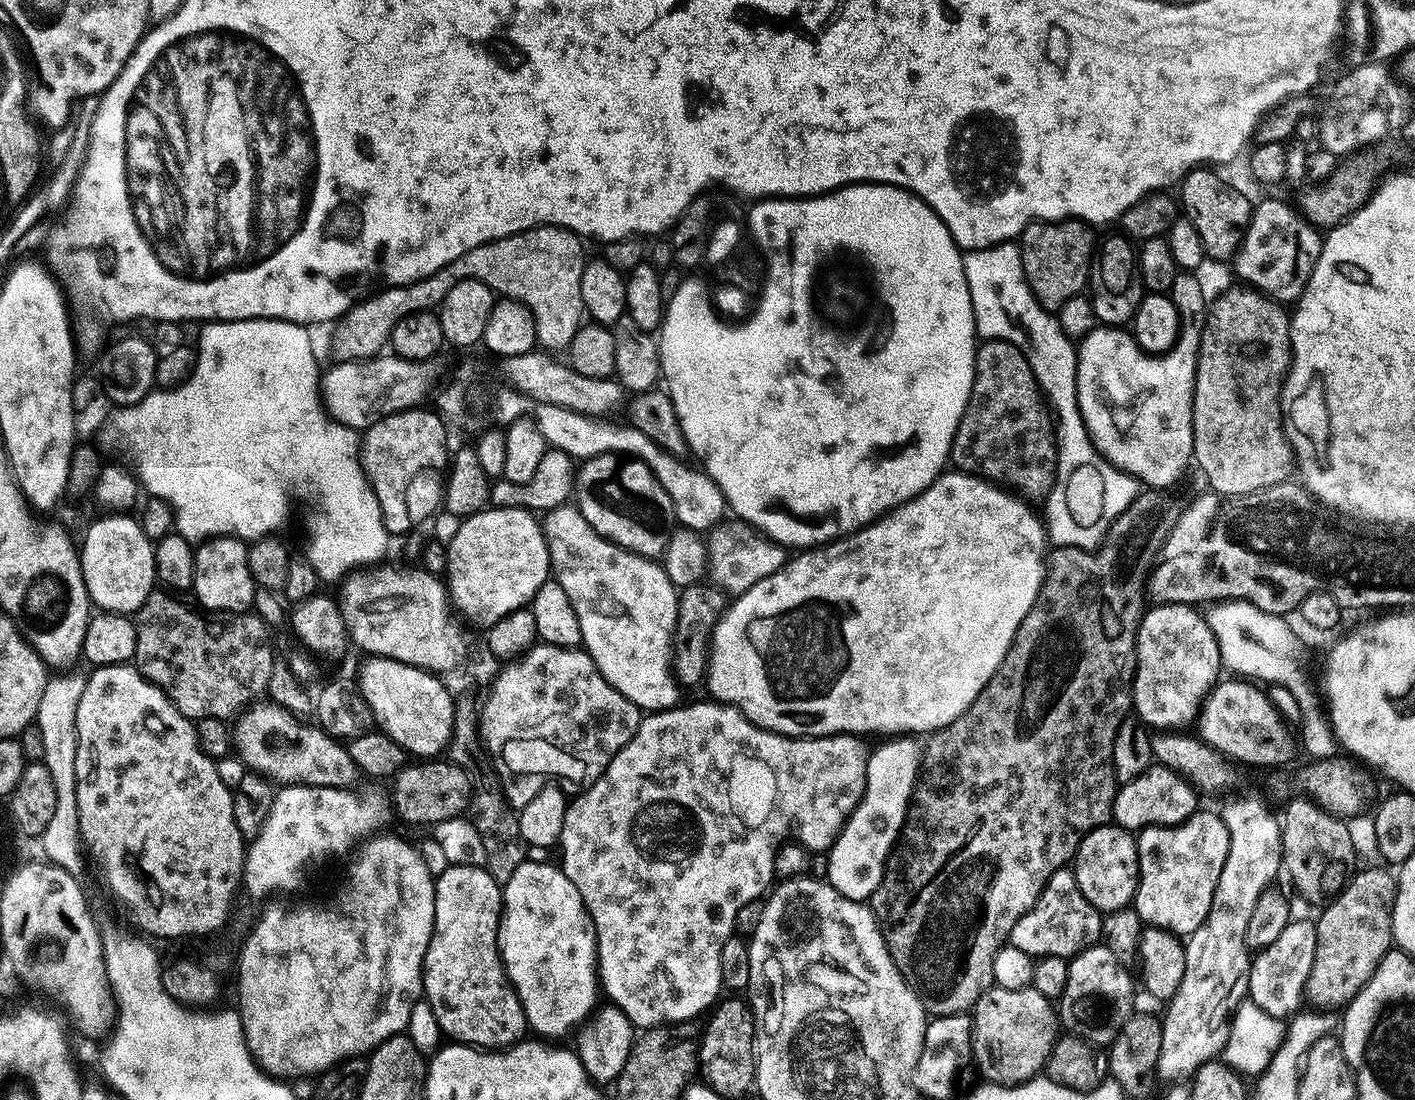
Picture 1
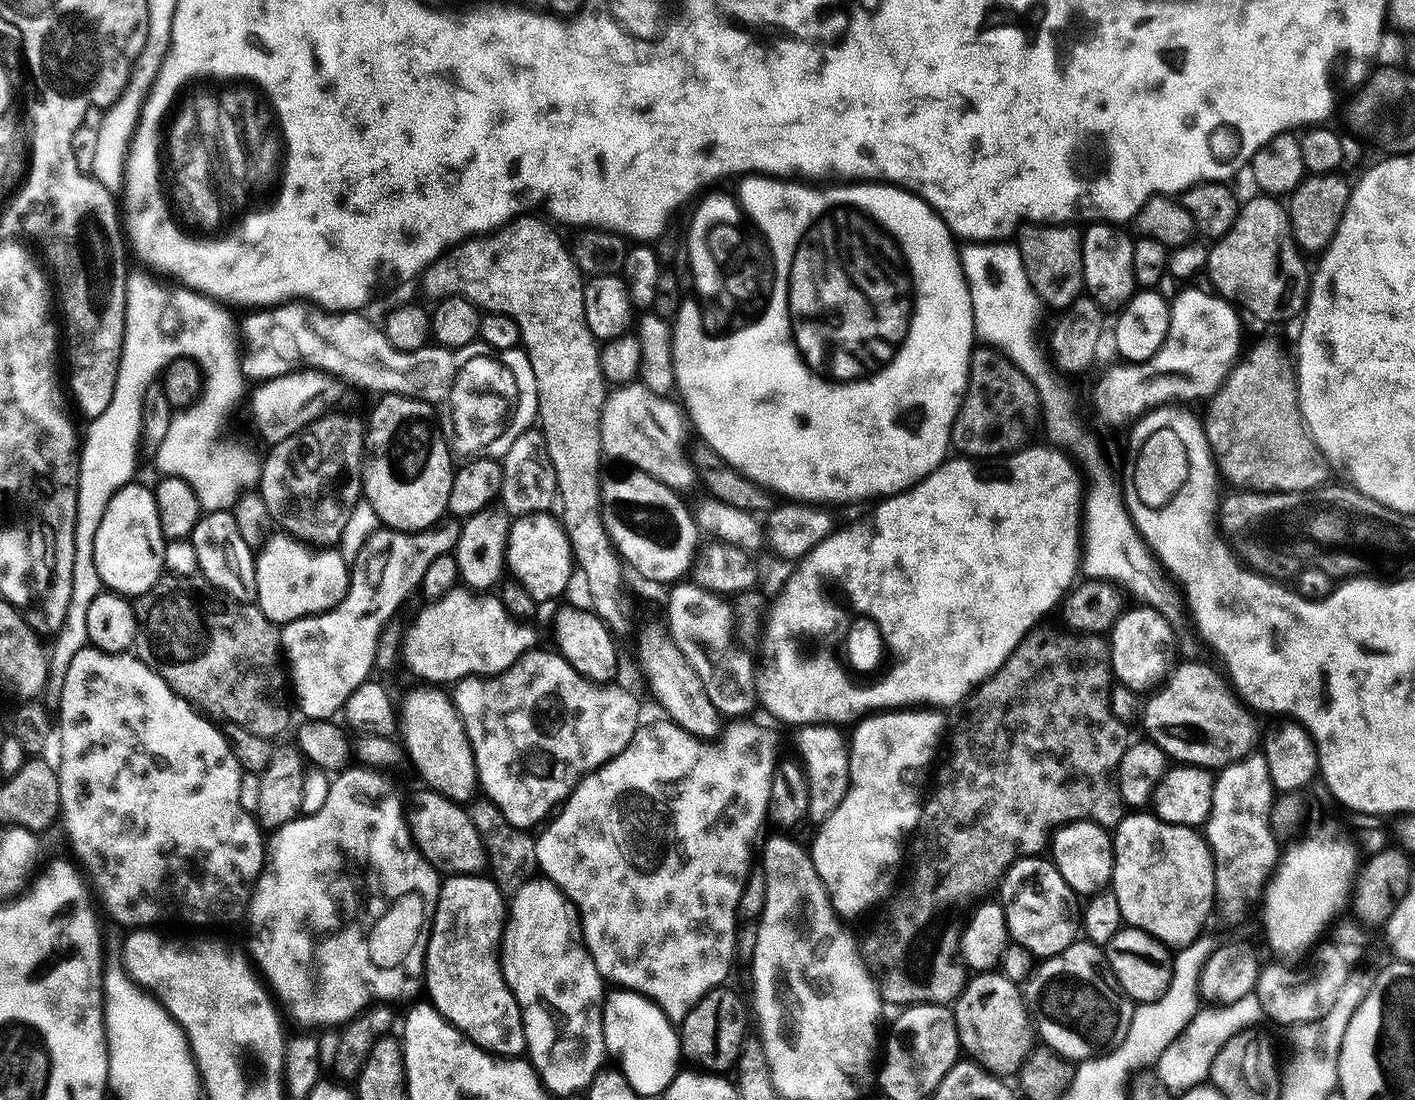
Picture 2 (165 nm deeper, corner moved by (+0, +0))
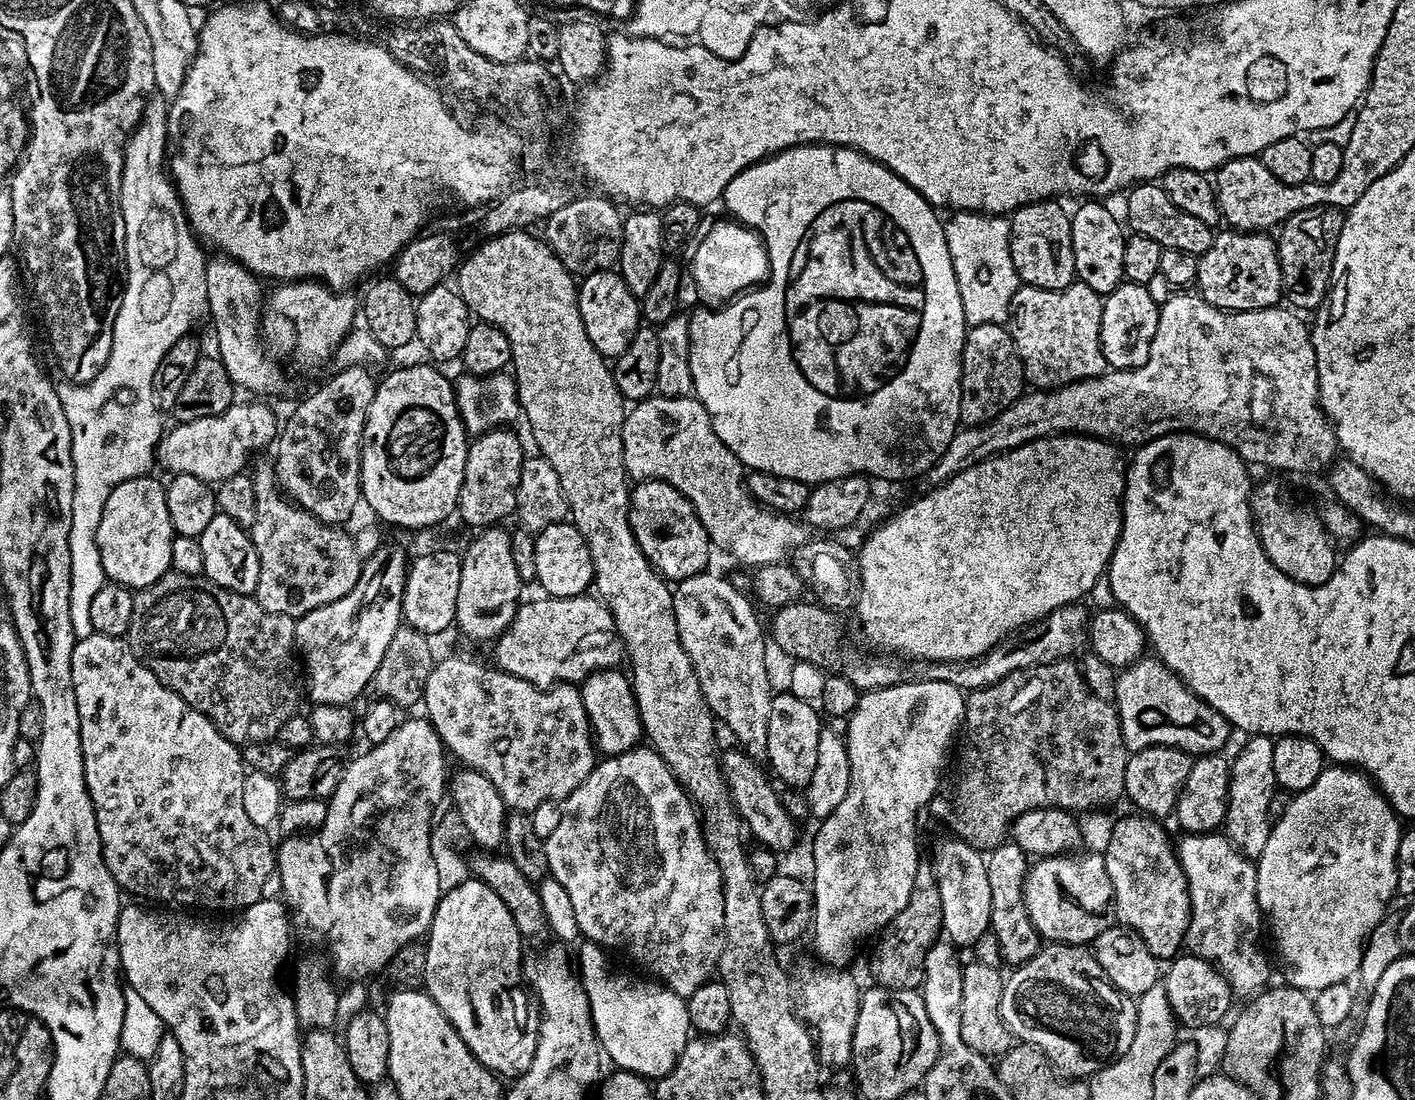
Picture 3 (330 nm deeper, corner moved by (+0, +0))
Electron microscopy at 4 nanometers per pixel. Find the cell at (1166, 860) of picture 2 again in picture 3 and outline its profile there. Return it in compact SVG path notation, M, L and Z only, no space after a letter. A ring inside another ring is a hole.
M1132 814L1136 816L1124 816L1112 828L1112 833L1108 836L1108 845L1102 848L1102 855L1106 862L1106 874L1110 874L1110 882L1112 883L1112 899L1114 901L1114 916L1123 927L1130 928L1137 932L1142 938L1142 942L1146 942L1146 946L1150 950L1150 954L1154 954L1157 960L1161 962L1168 962L1173 959L1185 947L1184 935L1188 929L1190 922L1190 894L1188 893L1188 879L1180 865L1180 858L1177 849L1168 841L1168 832L1163 828L1159 819L1153 818L1147 814Z

